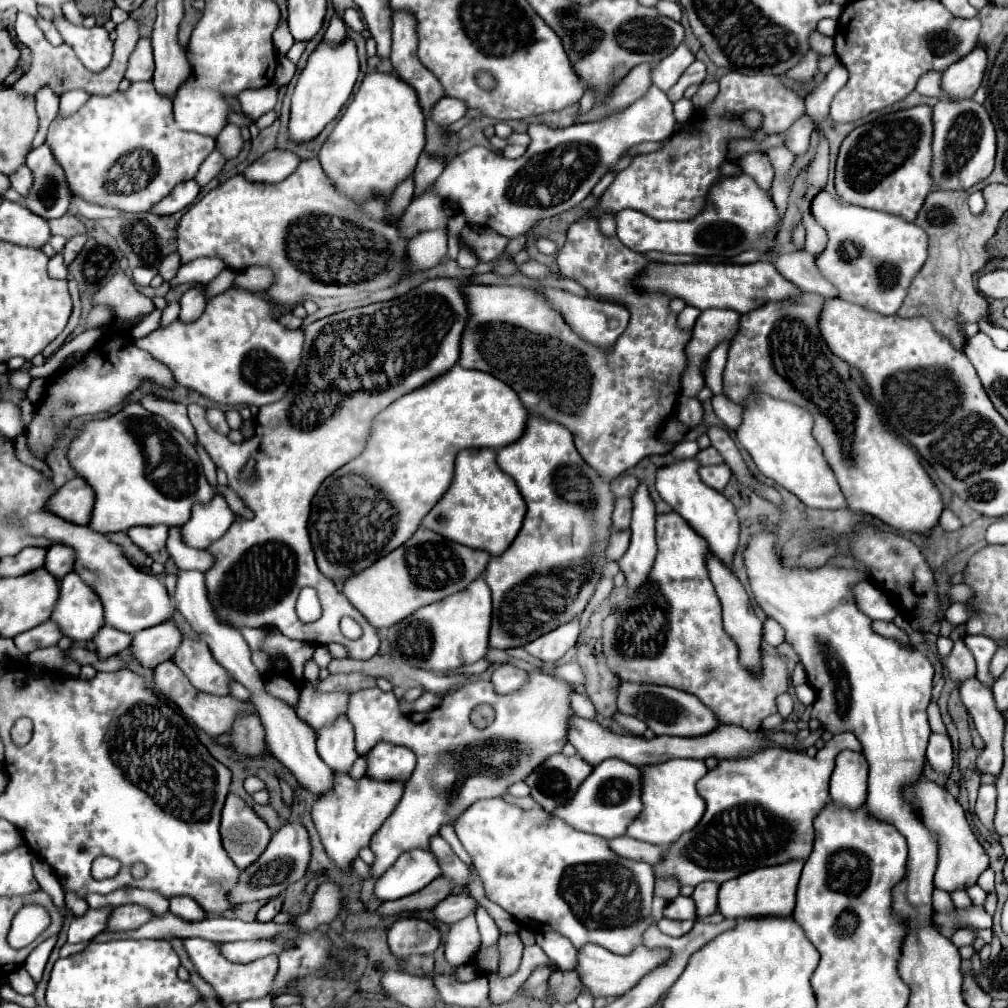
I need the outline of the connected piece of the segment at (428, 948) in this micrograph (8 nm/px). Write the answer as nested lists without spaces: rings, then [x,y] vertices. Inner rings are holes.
[[[398,918],[388,930],[390,950],[398,958],[410,954],[432,954],[442,942],[442,932],[420,918]]]

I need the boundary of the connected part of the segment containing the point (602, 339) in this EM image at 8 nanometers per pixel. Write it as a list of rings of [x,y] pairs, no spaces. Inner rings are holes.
[[[542,288],[542,294],[546,294],[546,298],[554,304],[556,310],[560,310],[560,314],[566,318],[566,322],[570,322],[572,330],[584,338],[586,342],[592,342],[594,346],[600,348],[610,348],[614,344],[614,340],[626,330],[628,326],[628,310],[618,306],[618,304],[610,304],[610,302],[600,302],[594,298],[580,298],[562,290],[554,290],[554,288]]]

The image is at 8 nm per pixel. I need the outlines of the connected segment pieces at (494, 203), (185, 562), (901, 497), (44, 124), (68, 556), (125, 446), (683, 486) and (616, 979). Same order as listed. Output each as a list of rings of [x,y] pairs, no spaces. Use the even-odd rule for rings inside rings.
[[[652,86],[644,98],[608,120],[572,124],[564,130],[528,124],[532,142],[526,154],[516,160],[494,154],[484,146],[474,146],[462,152],[452,166],[444,168],[434,192],[442,202],[456,202],[468,224],[492,228],[506,238],[518,238],[528,234],[540,220],[580,204],[628,148],[640,142],[660,142],[674,134],[674,126],[672,102],[660,88]]]
[[[180,528],[170,530],[166,542],[168,554],[174,558],[178,570],[198,570],[198,572],[208,572],[214,566],[214,556],[210,552],[202,550],[192,550],[180,542]]]
[[[802,294],[796,300],[766,304],[758,310],[742,314],[742,322],[728,350],[728,362],[724,368],[724,396],[736,404],[744,404],[748,394],[768,394],[776,400],[794,402],[808,410],[814,418],[812,434],[822,446],[824,456],[836,474],[848,508],[876,516],[892,528],[924,534],[938,524],[938,518],[944,510],[942,496],[922,468],[916,448],[894,432],[868,394],[856,382],[852,382],[850,366],[828,348],[818,326],[822,308],[824,298],[818,294]]]
[[[42,88],[36,96],[36,112],[38,112],[38,120],[40,120],[40,126],[38,126],[38,134],[34,138],[34,144],[32,148],[44,144],[46,140],[46,134],[48,134],[48,126],[50,122],[56,118],[58,114],[58,96],[48,90],[48,88]]]
[[[54,544],[52,548],[48,548],[46,554],[46,568],[54,578],[64,578],[68,572],[72,572],[72,566],[76,562],[76,552],[70,546],[64,544]]]
[[[128,404],[122,412],[106,420],[92,420],[82,434],[72,442],[68,458],[76,472],[96,490],[90,528],[100,534],[122,532],[132,526],[182,526],[190,520],[194,504],[208,504],[214,498],[214,488],[208,484],[202,462],[188,440],[172,430],[164,418],[148,414],[140,404]],[[156,434],[160,440],[172,440],[172,470],[160,482],[150,482],[148,460],[144,454],[144,436]]]
[[[684,458],[672,464],[660,466],[656,470],[656,490],[660,498],[666,504],[670,504],[674,512],[678,512],[702,538],[706,538],[712,554],[716,554],[718,558],[724,558],[726,566],[730,566],[732,554],[738,548],[738,532],[740,532],[738,516],[732,502],[724,498],[722,492],[708,488],[700,480],[698,468],[700,468],[700,462],[696,458]]]
[[[586,944],[578,950],[578,962],[574,966],[574,970],[578,972],[582,984],[590,990],[590,994],[594,998],[598,996],[610,996],[610,998],[618,998],[622,994],[626,994],[632,986],[636,986],[636,982],[648,974],[648,970],[654,970],[660,962],[666,962],[670,958],[668,950],[648,950],[646,946],[638,946],[632,954],[628,956],[618,956],[612,954],[608,950],[604,950],[602,946],[596,944]]]

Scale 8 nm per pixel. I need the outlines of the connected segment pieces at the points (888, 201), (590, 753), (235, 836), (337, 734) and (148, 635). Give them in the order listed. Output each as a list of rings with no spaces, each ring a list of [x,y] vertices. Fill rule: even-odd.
[[[914,106],[854,128],[840,146],[836,192],[854,206],[916,220],[932,190],[932,108]]]
[[[572,716],[570,718],[570,724],[568,724],[568,742],[578,750],[578,754],[592,766],[598,766],[602,760],[606,758],[620,758],[632,766],[644,766],[644,764],[660,764],[660,762],[666,762],[666,760],[672,760],[672,758],[736,758],[736,756],[742,756],[742,754],[750,754],[758,748],[764,748],[762,746],[762,740],[764,738],[770,738],[772,742],[776,744],[786,744],[786,746],[794,746],[798,744],[800,750],[808,748],[808,746],[814,746],[816,741],[820,739],[821,735],[825,731],[825,728],[821,726],[816,731],[811,731],[806,740],[796,740],[794,734],[790,732],[776,732],[776,734],[762,734],[762,732],[748,732],[748,730],[742,730],[740,726],[718,726],[712,730],[712,734],[702,734],[702,736],[692,736],[692,738],[680,738],[680,736],[654,736],[652,740],[646,740],[646,738],[640,738],[640,736],[624,736],[624,734],[614,734],[606,728],[602,728],[596,720],[586,720],[586,718],[580,718],[580,716]]]
[[[228,794],[222,810],[220,836],[232,862],[244,870],[264,852],[272,832],[242,798]]]
[[[340,716],[332,724],[326,724],[314,732],[320,758],[334,772],[348,772],[358,758],[354,750],[354,728],[348,716]]]
[[[160,622],[134,636],[132,652],[142,666],[156,668],[160,662],[170,660],[180,644],[182,632],[176,622]]]

